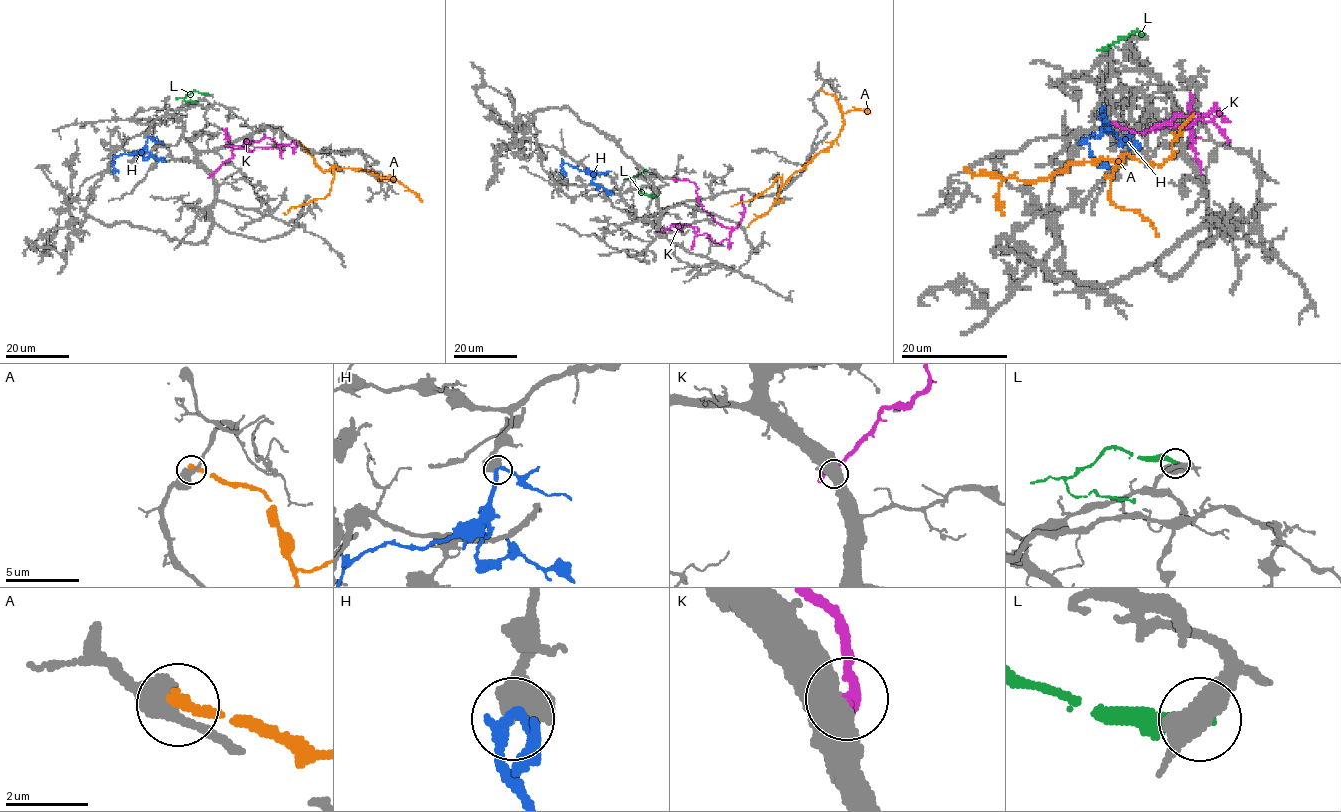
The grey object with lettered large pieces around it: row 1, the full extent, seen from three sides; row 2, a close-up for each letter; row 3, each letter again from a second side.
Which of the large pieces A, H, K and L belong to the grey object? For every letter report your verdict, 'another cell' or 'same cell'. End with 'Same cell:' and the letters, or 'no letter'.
A: another cell
H: another cell
K: another cell
L: another cell
Same cell: no letter

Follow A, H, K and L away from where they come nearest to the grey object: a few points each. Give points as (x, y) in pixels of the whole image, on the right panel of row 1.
A: (966, 169), (1032, 181), (1070, 164), (1121, 156), (1110, 199), (1135, 210), (1157, 234)
H: (1103, 108), (1104, 128), (1098, 136), (1091, 134), (1087, 144), (1090, 153), (1107, 165)
K: (1200, 172), (1189, 126), (1204, 114), (1220, 110), (1213, 120), (1151, 130), (1123, 129), (1114, 121)
L: (1141, 36), (1136, 30), (1115, 41), (1110, 48), (1096, 50)

